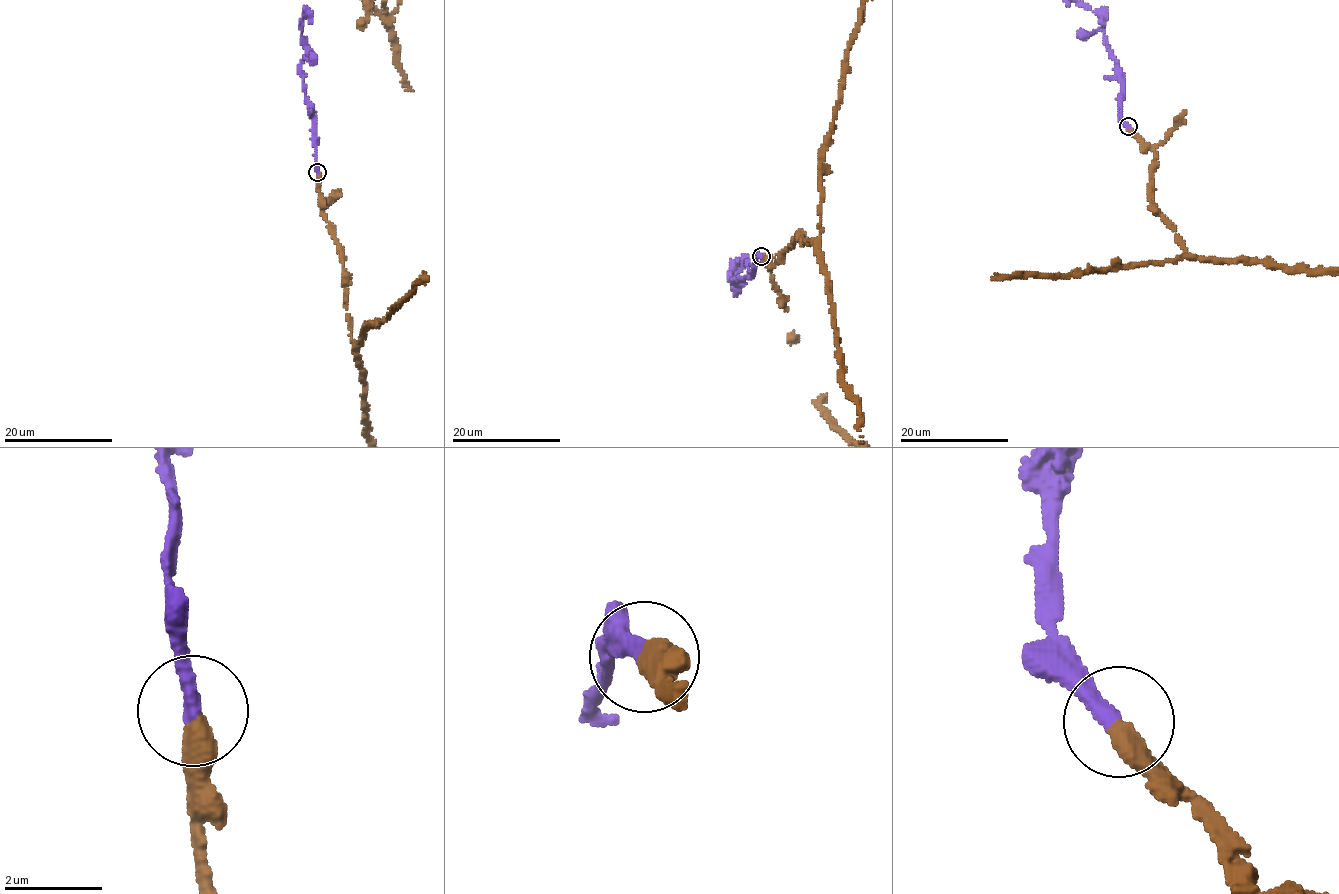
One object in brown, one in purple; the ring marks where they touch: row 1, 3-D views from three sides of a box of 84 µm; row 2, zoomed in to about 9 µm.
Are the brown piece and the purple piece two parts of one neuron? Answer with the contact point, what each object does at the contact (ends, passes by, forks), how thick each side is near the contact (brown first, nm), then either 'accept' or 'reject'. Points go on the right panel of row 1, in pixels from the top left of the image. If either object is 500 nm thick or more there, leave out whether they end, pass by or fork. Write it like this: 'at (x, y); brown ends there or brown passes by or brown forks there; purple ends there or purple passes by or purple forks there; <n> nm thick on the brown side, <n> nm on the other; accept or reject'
at (1128, 126); brown ends there; purple ends there; 460 nm thick on the brown side, 360 nm on the other; accept

